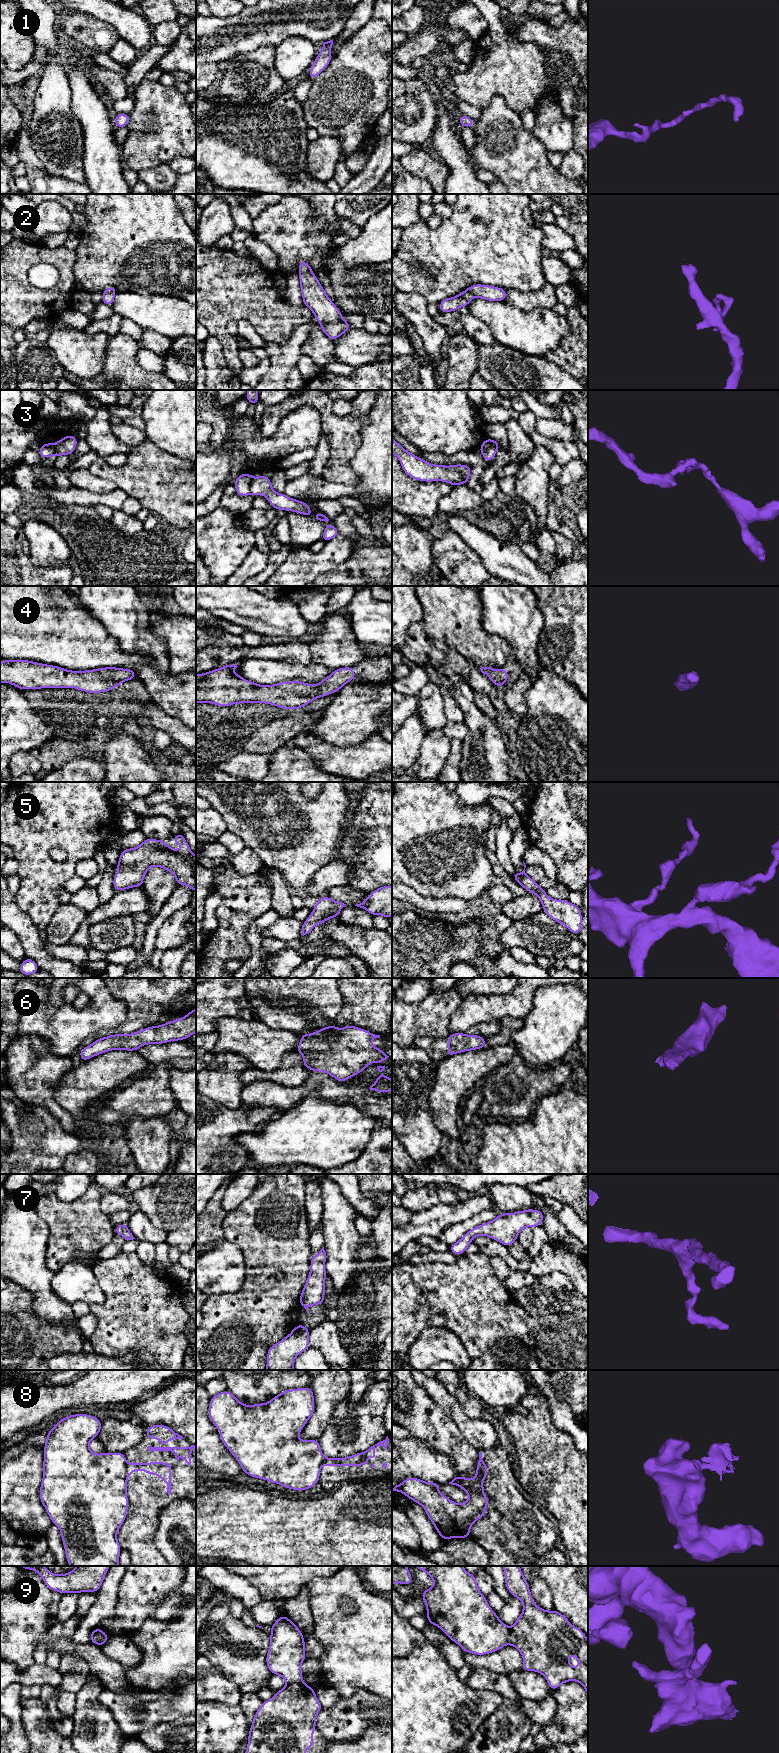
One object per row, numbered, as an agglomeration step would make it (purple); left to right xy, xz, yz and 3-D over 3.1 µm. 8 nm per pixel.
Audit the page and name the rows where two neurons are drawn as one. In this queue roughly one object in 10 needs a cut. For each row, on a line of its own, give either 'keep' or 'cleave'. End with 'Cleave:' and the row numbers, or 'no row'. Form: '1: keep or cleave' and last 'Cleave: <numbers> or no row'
1: keep
2: keep
3: cleave
4: keep
5: keep
6: keep
7: keep
8: cleave
9: cleave
Cleave: 3, 8, 9

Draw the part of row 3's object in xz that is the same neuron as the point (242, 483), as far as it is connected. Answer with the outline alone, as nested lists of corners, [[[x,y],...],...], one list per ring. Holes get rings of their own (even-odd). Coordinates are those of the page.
[[[242,473],[236,477],[234,482],[236,494],[242,497],[250,495],[250,483],[252,479],[253,477],[250,473]]]

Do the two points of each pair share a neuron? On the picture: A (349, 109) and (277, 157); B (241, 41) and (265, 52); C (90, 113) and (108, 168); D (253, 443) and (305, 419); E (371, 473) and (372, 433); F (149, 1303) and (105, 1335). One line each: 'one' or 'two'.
A: two
B: two
C: one
D: one
E: one
F: one

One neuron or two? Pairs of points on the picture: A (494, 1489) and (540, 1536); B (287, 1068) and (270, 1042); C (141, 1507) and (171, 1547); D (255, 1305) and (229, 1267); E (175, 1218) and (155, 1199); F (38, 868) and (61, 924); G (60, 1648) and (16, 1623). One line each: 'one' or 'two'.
A: one
B: two
C: two
D: two
E: one
F: two
G: two

